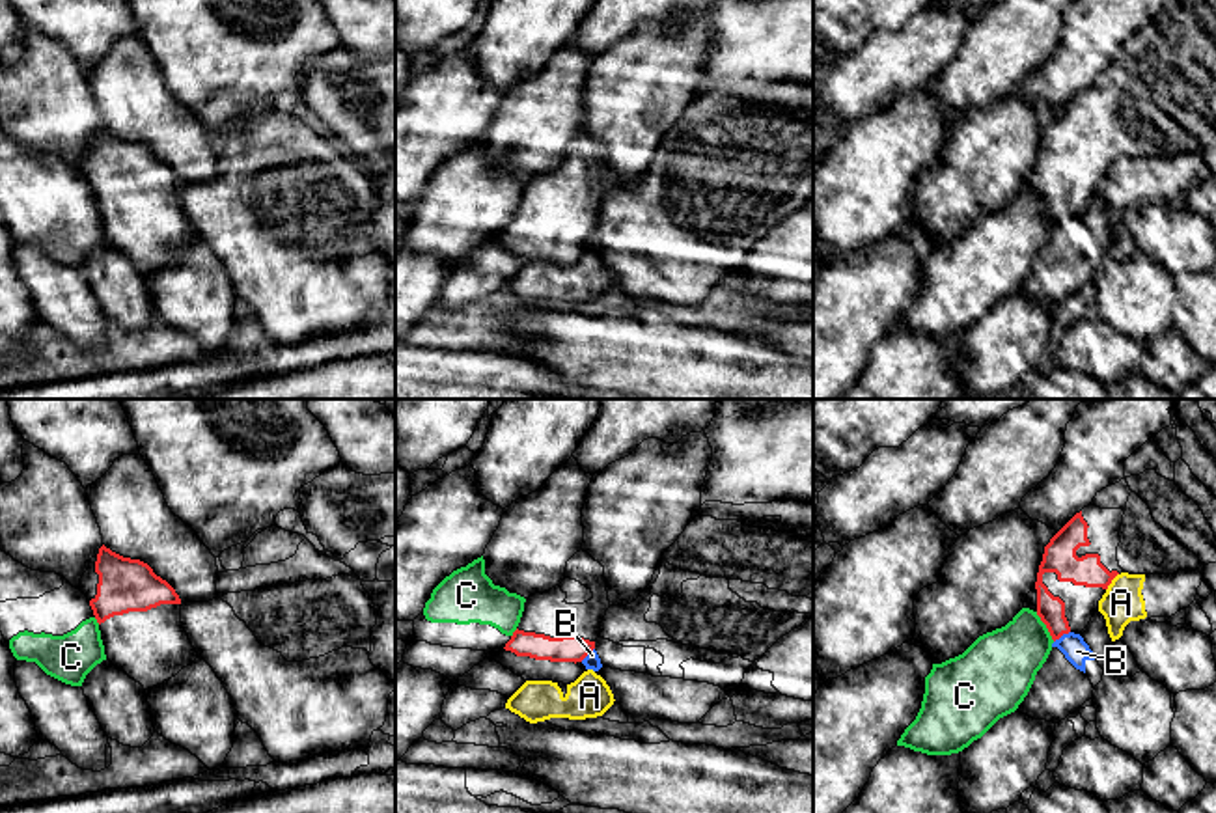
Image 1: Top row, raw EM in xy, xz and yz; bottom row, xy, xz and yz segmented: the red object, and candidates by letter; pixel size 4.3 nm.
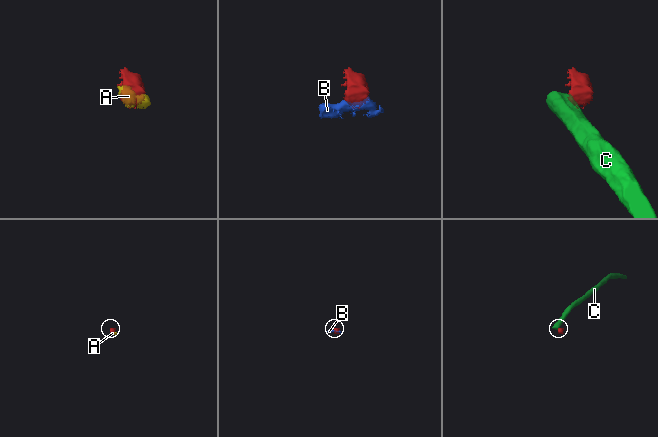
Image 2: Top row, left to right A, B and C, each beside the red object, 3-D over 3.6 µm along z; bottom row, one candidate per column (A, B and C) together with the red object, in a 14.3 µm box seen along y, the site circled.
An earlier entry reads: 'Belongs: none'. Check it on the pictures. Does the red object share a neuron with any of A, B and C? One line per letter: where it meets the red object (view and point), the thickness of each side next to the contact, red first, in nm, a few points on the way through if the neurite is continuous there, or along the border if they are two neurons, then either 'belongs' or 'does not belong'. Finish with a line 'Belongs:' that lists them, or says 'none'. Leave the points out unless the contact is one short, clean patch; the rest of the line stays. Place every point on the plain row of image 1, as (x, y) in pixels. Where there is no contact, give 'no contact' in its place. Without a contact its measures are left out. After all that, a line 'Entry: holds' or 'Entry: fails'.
A: yz (1110, 165) | 140/170 nm | along yz (1118, 155), (1106, 172) | does not belong
B: yz (1062, 217) | 120/110 nm | along yz (1069, 213), (1054, 224) | does not belong
C: yz (1047, 209) | 120/300 nm | along yz (1036, 194), (1054, 222) | does not belong
Belongs: none
Entry: holds

